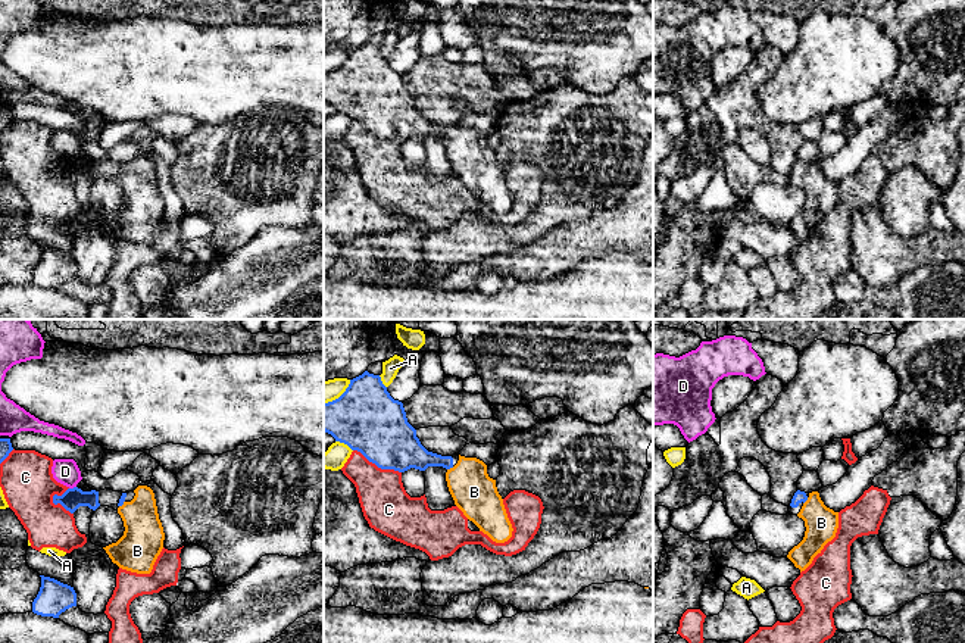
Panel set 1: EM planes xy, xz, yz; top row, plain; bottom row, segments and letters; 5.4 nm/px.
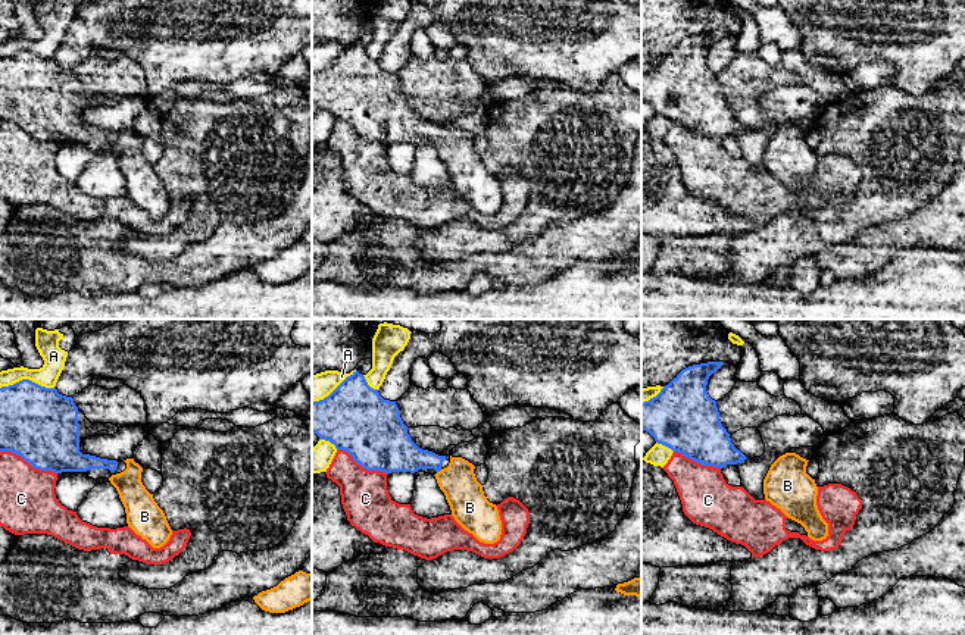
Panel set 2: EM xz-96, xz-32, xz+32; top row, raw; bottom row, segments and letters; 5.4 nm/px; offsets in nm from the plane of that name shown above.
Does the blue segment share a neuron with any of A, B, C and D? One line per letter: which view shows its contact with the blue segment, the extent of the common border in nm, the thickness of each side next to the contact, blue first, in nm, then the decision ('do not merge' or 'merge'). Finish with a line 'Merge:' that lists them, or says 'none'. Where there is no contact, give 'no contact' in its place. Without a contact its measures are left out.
A: xz | 80 nm | 360/90 nm | do not merge
B: xz | 40 nm | 170/240 nm | merge
C: xz | 300 nm | 360/280 nm | do not merge
D: xy | 40 nm | 110/140 nm | do not merge
Merge: B

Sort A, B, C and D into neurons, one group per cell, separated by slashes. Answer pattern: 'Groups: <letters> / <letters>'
Groups: A / B / C / D

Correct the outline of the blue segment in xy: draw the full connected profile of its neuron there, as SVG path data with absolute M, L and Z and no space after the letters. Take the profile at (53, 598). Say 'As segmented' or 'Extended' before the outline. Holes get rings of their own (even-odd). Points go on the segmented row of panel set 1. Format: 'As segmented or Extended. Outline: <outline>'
As segmented. Outline: M41 577L41 587L32 602L32 612L41 617L59 618L66 609L76 606L74 587L50 577Z

